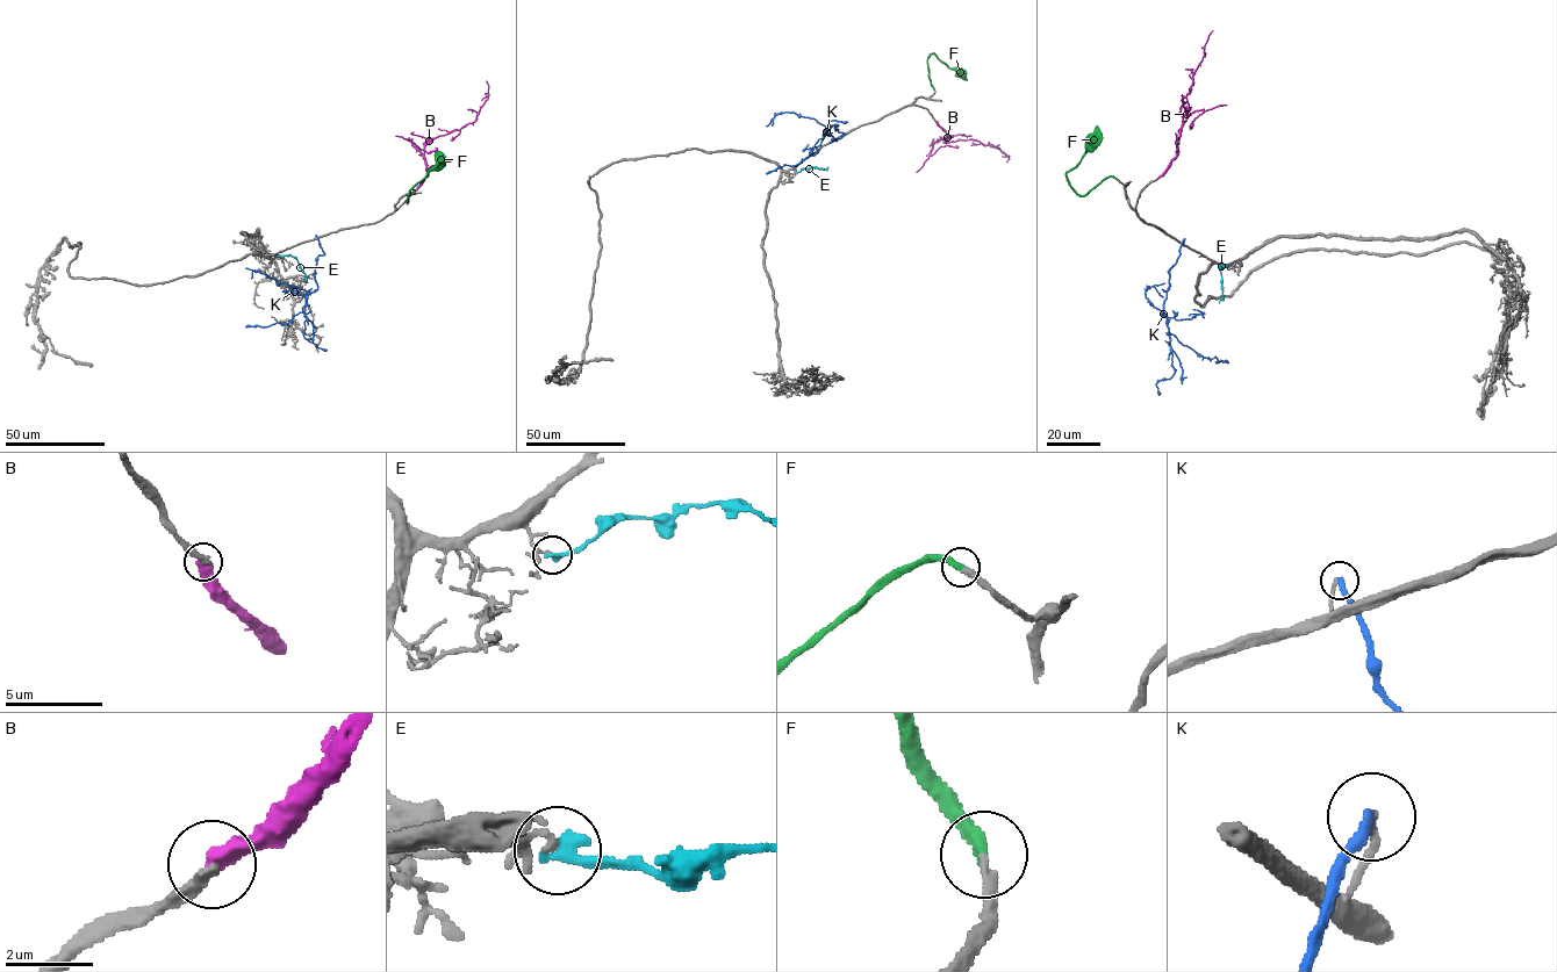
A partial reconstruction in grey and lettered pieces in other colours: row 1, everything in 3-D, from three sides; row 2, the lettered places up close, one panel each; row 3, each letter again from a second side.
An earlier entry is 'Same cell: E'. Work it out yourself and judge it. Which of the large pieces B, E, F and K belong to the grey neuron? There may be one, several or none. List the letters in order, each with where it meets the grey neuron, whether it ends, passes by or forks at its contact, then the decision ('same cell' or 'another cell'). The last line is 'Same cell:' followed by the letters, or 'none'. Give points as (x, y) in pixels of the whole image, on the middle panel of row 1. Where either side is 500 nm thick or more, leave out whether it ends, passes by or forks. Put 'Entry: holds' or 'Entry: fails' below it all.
B: (937, 122) | it ends | another cell
E: (796, 172) | it ends | another cell
F: (934, 90) | it ends | same cell
K: (837, 141) | it ends | another cell
Same cell: F
Entry: fails

